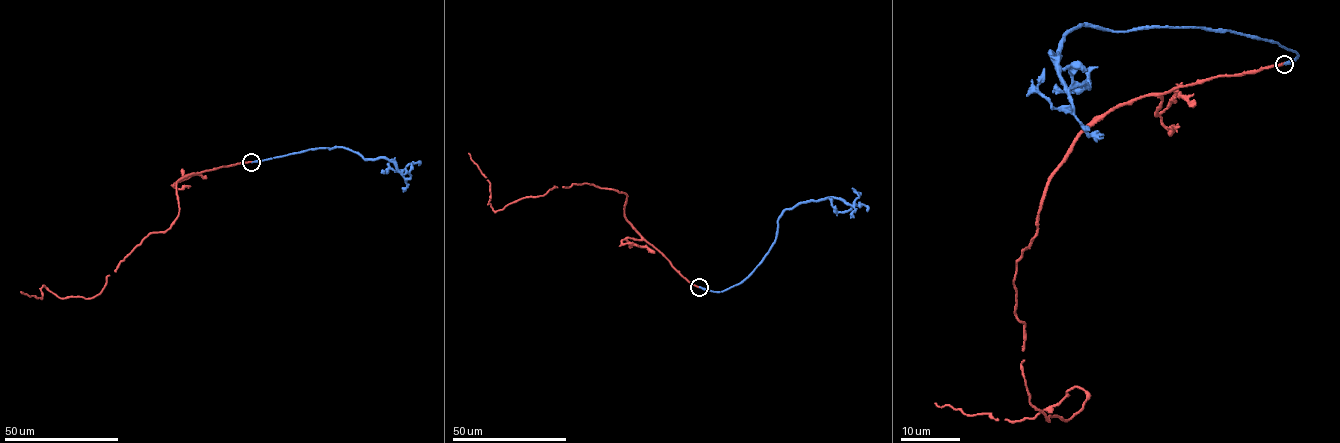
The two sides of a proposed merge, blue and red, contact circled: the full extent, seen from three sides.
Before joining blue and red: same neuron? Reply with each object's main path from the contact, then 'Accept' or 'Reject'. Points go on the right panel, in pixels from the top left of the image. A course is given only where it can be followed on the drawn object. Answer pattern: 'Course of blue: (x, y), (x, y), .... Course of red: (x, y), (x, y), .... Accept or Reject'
Course of blue: (1285, 64), (1297, 54), (1243, 34), (1083, 24), (1050, 54), (1069, 89), (1087, 86), (1053, 89). Course of red: (1285, 63), (1113, 107), (1050, 179), (1013, 279), (1022, 365), (1048, 421), (1081, 408), (935, 403). Reject

